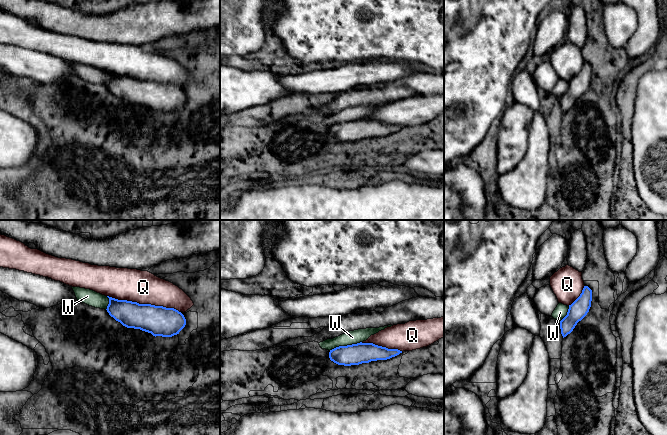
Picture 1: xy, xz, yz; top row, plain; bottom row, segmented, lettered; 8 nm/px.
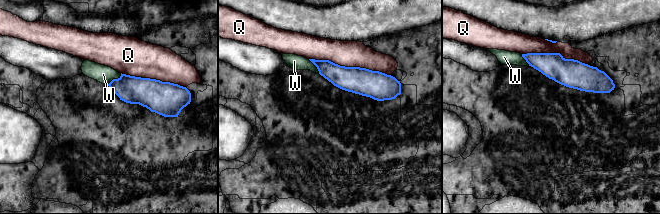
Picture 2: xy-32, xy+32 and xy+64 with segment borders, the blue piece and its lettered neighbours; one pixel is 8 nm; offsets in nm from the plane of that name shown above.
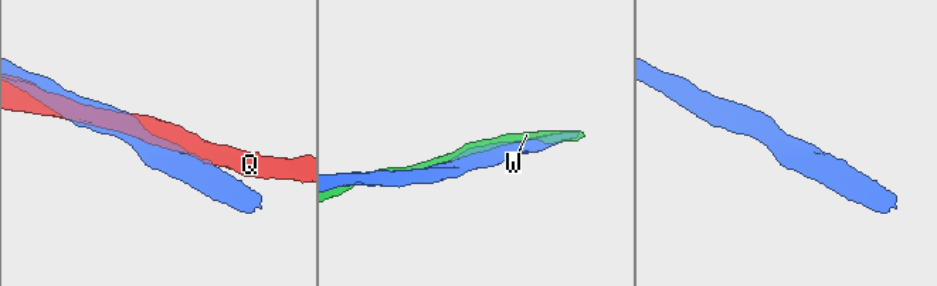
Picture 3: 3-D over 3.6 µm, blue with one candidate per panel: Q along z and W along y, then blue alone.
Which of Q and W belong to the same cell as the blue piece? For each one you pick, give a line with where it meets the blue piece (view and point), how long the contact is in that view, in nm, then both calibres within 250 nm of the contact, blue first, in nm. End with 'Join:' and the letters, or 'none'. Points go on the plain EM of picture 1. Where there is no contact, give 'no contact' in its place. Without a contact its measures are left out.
Join: none

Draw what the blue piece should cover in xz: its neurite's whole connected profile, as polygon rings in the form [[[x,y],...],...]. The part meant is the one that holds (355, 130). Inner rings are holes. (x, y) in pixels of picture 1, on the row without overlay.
[[[357,119],[336,123],[329,128],[331,137],[338,141],[351,142],[377,136],[387,136],[402,129],[373,119]]]

